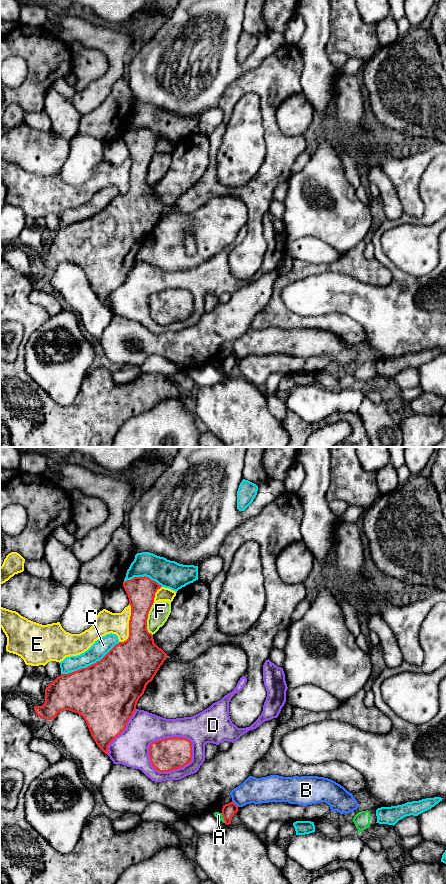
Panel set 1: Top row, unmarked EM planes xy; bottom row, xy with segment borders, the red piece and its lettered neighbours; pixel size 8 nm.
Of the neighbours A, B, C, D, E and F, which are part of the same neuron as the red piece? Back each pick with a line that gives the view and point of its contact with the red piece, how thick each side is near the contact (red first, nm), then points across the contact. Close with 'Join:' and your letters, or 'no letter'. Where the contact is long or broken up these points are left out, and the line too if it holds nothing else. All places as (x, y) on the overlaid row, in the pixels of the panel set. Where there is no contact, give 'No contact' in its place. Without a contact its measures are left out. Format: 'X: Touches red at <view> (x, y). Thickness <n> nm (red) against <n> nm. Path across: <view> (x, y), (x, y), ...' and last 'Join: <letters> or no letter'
Join: no letter

